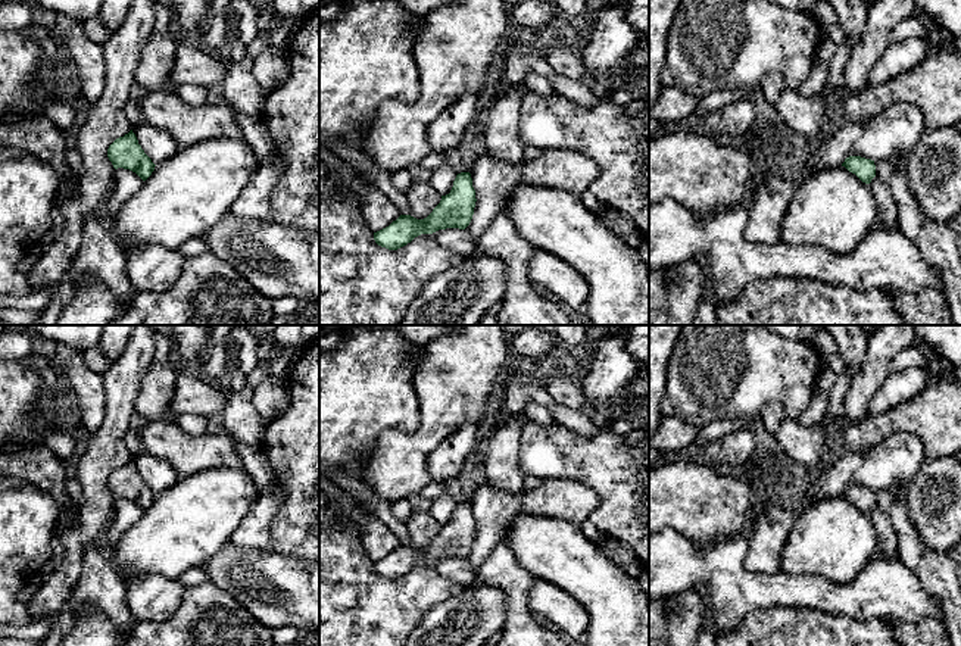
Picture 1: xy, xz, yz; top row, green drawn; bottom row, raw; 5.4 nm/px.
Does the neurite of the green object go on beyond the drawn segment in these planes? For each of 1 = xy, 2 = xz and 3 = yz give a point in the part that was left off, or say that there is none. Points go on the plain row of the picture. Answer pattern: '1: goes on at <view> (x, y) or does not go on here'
1: does not go on here
2: does not go on here
3: does not go on here

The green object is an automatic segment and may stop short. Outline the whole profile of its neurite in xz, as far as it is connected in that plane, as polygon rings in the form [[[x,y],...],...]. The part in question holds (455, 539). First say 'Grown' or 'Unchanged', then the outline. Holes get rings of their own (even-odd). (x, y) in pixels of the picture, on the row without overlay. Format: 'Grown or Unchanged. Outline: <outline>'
Unchanged. Outline: [[[461,502],[456,505],[450,522],[442,525],[440,533],[427,547],[400,544],[389,556],[374,562],[374,569],[381,577],[397,580],[421,564],[433,564],[446,558],[465,559],[472,549],[475,531],[471,503]]]

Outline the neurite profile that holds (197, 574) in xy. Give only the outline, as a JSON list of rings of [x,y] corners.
[[[194,567],[190,571],[184,572],[180,575],[178,581],[184,586],[184,587],[193,587],[197,586],[200,583],[209,581],[209,574],[205,569],[205,567]]]

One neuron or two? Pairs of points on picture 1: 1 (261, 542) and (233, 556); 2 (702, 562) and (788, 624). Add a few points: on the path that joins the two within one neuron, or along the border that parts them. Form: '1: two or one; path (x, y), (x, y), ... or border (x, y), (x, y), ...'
1: two; border (230, 542), (246, 548), (270, 549)
2: two; border (801, 607), (755, 609), (736, 626)

